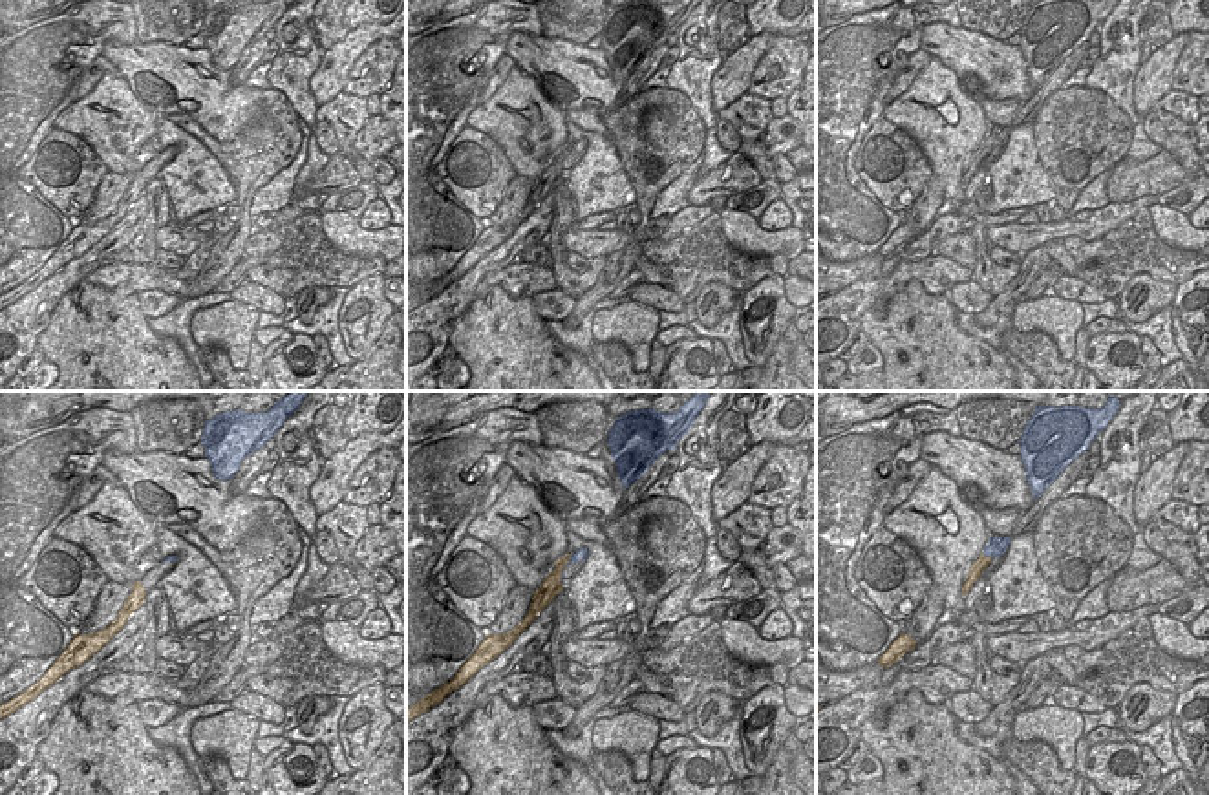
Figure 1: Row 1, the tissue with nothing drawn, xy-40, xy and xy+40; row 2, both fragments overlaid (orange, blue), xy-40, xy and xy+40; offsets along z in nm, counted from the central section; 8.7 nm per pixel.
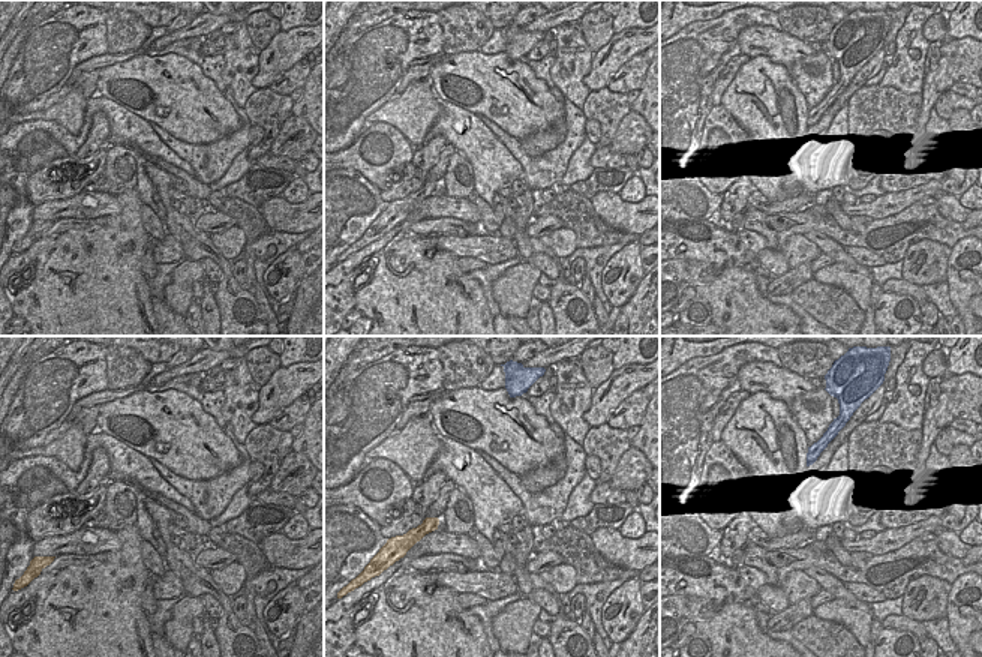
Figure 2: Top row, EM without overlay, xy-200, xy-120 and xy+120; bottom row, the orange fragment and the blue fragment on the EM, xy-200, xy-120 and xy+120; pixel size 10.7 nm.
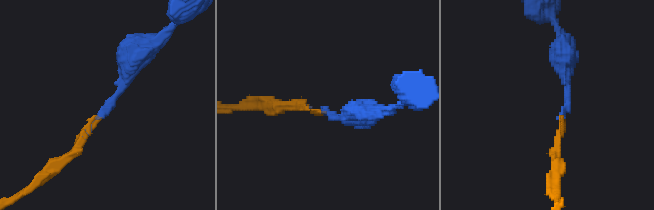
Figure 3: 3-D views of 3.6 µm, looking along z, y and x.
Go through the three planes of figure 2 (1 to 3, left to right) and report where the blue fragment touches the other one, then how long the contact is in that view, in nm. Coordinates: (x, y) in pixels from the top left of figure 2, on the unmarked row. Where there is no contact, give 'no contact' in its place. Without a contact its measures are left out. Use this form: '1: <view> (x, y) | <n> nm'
1: no contact
2: no contact
3: no contact

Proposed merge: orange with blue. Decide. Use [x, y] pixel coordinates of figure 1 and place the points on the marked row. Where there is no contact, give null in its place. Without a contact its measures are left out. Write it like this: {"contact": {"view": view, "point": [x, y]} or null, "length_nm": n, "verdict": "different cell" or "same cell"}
{"contact": {"view": "xy", "point": [567, 560]}, "length_nm": 140, "verdict": "same cell"}

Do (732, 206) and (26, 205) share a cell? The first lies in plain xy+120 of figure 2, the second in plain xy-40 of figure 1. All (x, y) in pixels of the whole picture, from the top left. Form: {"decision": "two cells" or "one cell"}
{"decision": "two cells"}

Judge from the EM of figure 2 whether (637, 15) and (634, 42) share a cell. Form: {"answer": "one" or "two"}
{"answer": "two"}

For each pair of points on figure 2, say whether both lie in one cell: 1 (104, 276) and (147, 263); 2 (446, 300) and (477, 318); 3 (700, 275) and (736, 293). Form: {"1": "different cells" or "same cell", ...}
{"1": "different cells", "2": "same cell", "3": "different cells"}

